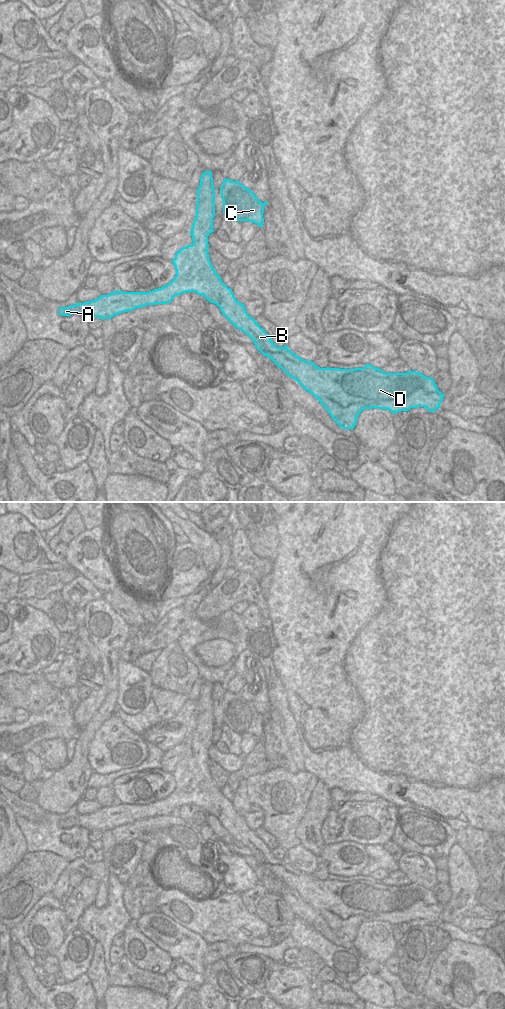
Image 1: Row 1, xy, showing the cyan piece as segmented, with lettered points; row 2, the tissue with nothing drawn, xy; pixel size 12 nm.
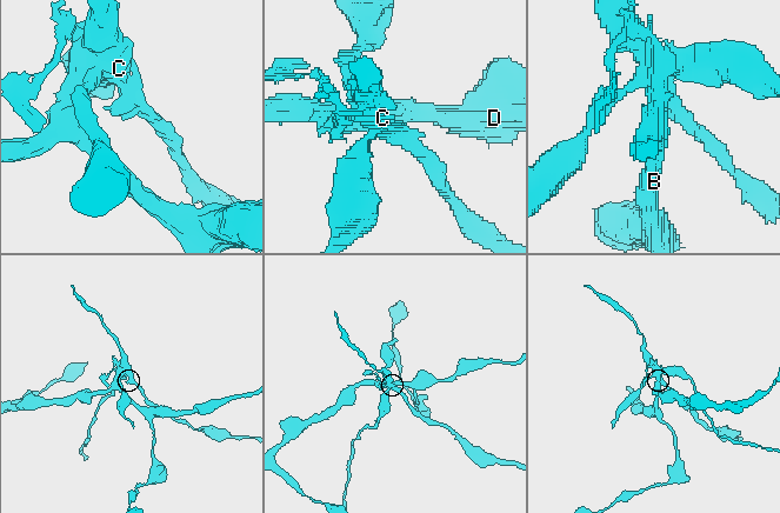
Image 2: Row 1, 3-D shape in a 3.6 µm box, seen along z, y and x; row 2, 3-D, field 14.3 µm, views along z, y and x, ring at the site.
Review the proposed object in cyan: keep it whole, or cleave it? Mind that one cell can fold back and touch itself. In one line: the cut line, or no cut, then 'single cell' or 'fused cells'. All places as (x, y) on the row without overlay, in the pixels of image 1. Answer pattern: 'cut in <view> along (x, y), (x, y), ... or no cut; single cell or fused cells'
cut in xy along (214, 702), (213, 709); fused cells

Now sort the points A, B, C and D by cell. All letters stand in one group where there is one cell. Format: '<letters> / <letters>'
A B D / C

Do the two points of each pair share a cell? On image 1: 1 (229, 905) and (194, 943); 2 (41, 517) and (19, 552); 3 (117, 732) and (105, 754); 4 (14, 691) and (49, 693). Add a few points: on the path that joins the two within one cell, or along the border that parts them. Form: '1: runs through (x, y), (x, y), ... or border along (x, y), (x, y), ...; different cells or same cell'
1: border along (180, 924), (197, 933), (208, 944); different cells
2: border along (16, 513), (22, 514), (43, 533); different cells
3: runs through (112, 737), (106, 743), (106, 749); same cell
4: runs through (23, 691), (40, 693); same cell

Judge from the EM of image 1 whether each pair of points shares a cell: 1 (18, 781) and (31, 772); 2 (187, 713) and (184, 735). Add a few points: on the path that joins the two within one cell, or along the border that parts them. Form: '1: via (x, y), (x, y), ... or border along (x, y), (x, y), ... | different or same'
1: border along (20, 773), (25, 780) | different
2: via (186, 718), (184, 730) | same

